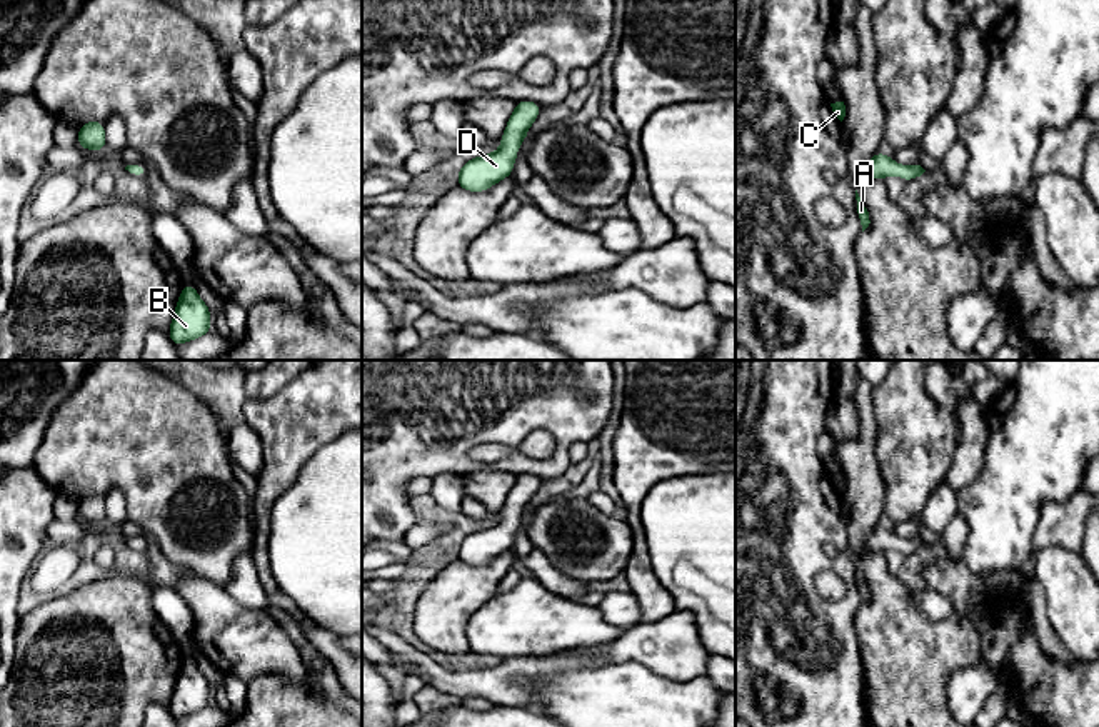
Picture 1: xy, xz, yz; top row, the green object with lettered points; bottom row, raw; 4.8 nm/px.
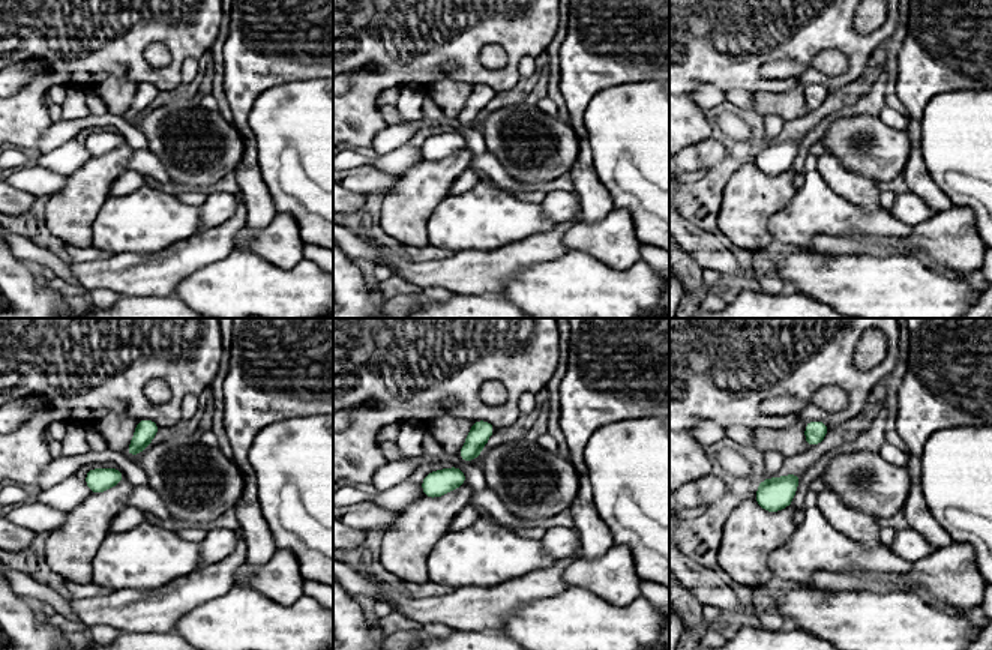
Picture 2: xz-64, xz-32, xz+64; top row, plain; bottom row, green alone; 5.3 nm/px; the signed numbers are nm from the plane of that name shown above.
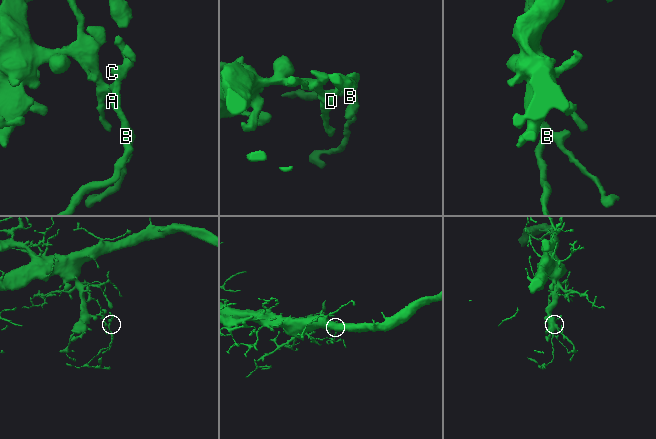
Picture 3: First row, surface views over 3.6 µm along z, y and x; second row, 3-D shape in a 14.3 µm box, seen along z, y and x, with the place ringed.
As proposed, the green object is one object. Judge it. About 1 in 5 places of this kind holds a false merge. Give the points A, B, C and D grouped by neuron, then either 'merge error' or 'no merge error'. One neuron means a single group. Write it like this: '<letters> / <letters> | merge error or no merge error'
A B C D | no merge error

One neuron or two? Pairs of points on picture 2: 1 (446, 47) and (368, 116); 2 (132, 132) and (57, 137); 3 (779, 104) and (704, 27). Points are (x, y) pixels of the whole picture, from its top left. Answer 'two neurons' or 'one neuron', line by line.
1: one neuron
2: one neuron
3: two neurons

